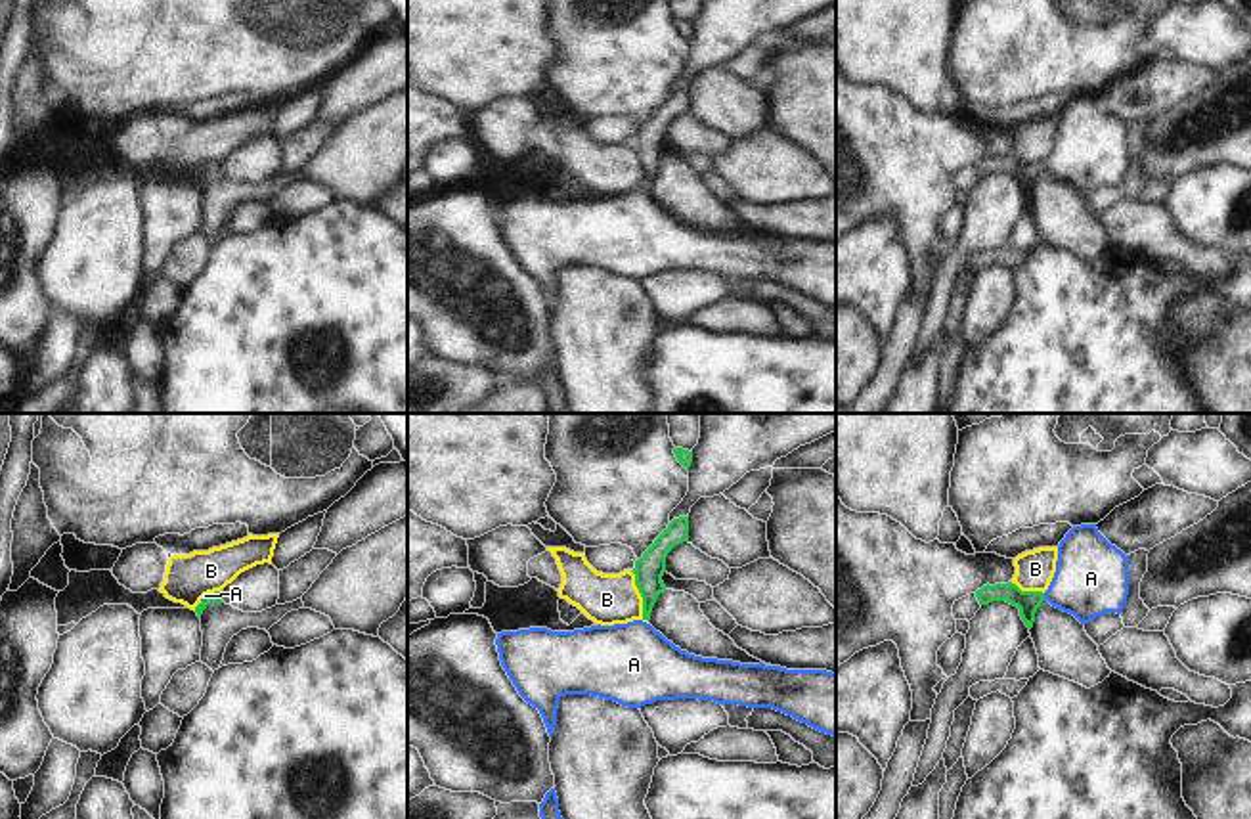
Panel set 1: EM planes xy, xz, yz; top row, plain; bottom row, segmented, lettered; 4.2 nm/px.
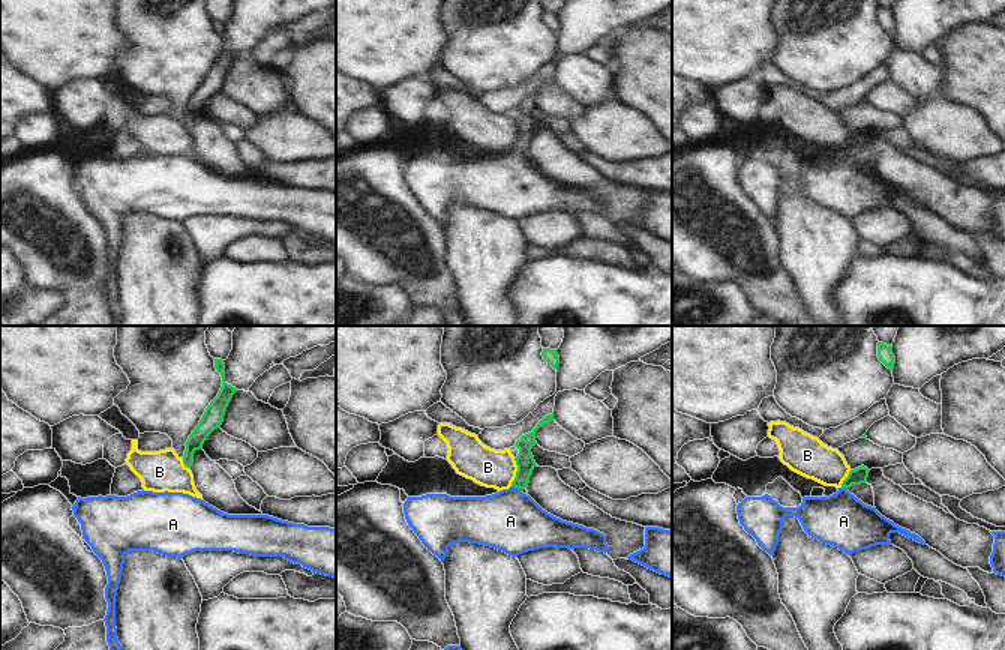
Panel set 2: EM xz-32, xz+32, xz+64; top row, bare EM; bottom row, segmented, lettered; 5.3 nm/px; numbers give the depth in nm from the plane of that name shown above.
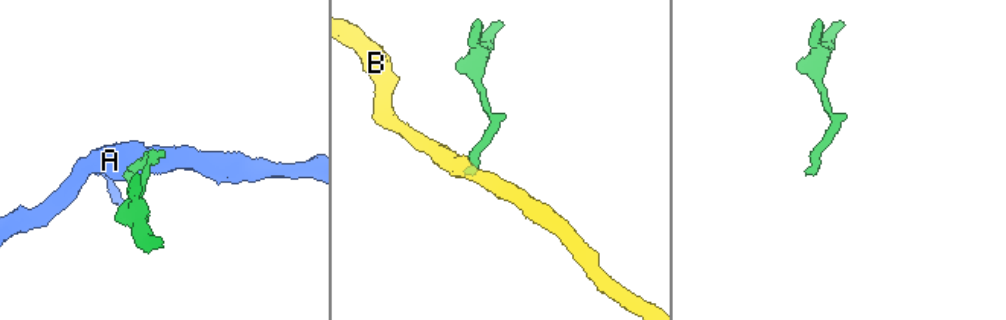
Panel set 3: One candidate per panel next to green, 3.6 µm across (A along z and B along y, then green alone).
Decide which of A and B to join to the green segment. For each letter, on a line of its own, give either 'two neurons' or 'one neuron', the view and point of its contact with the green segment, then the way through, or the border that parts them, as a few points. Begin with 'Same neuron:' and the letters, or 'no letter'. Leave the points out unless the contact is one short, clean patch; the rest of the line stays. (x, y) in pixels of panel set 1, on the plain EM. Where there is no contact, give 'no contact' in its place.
Same neuron: A
A: one neuron; contact yz (1043, 169); way yz (1028, 173), (1043, 169), (1074, 161), (1091, 150)
B: two neurons; contact xz (641, 167); border xz (630, 142), (641, 169), (641, 186), (647, 192)

